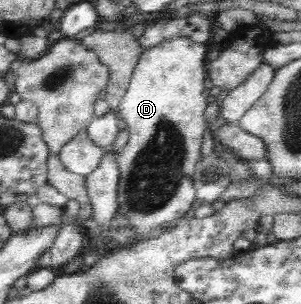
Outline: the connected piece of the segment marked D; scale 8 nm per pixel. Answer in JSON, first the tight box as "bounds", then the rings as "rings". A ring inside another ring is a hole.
{"bounds":[116,37,209,237],"rings":[[[178,37],[172,40],[161,42],[155,47],[144,50],[140,55],[139,61],[135,66],[129,87],[119,107],[117,107],[116,114],[118,120],[123,120],[127,124],[126,130],[128,131],[128,140],[126,145],[121,148],[117,155],[117,170],[119,170],[119,179],[117,181],[117,193],[118,193],[118,212],[121,212],[137,237],[149,235],[151,231],[155,231],[157,227],[165,225],[165,223],[171,223],[171,221],[181,220],[190,216],[192,210],[192,204],[198,202],[196,192],[190,185],[190,181],[194,176],[197,164],[201,161],[201,145],[203,141],[203,133],[206,129],[206,118],[204,117],[205,108],[207,106],[207,89],[205,88],[205,73],[206,73],[206,61],[208,59],[207,52],[209,45],[196,44],[191,38]]]}

